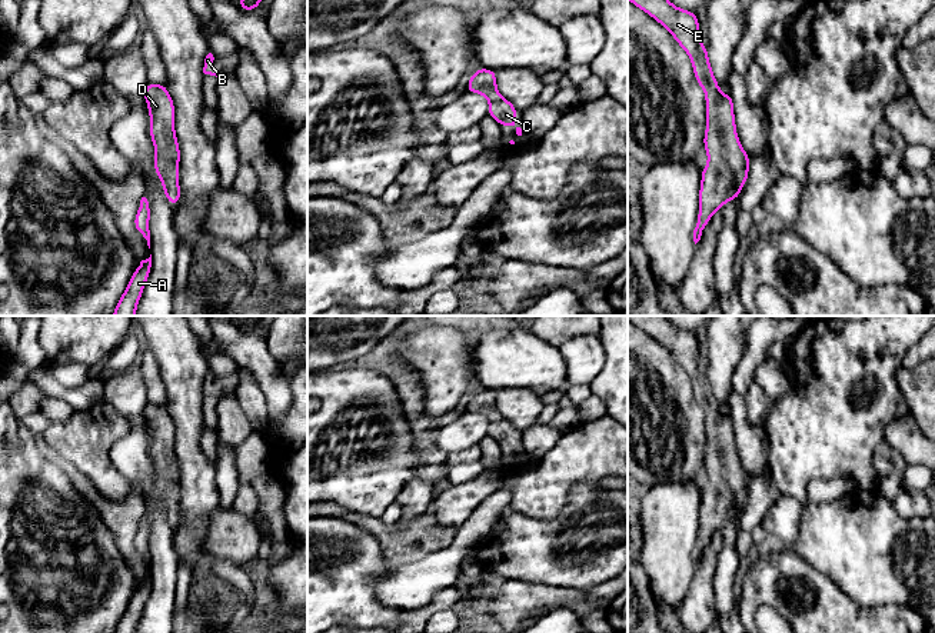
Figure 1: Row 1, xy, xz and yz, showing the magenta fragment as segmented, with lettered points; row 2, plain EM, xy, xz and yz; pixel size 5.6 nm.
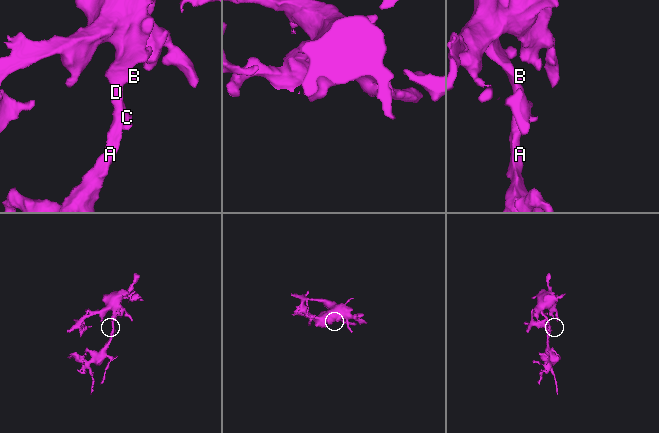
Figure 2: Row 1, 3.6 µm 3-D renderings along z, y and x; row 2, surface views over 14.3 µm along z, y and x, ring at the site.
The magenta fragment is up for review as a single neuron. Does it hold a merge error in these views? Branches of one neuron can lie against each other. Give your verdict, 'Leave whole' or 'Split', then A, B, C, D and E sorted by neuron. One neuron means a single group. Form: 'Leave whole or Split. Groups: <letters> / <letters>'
Leave whole. Groups: A B C D E

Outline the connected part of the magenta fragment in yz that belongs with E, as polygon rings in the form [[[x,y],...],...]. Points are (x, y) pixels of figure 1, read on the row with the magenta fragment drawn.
[[[630,0],[666,27],[688,53],[693,74],[706,96],[706,131],[703,146],[708,164],[701,171],[699,217],[693,230],[695,244],[712,214],[739,193],[748,180],[749,160],[736,134],[733,100],[719,91],[708,60],[708,47],[699,41],[699,21],[695,11],[675,7],[669,0]]]

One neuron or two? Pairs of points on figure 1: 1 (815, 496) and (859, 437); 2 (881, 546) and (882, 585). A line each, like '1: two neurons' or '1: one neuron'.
1: two neurons
2: one neuron

